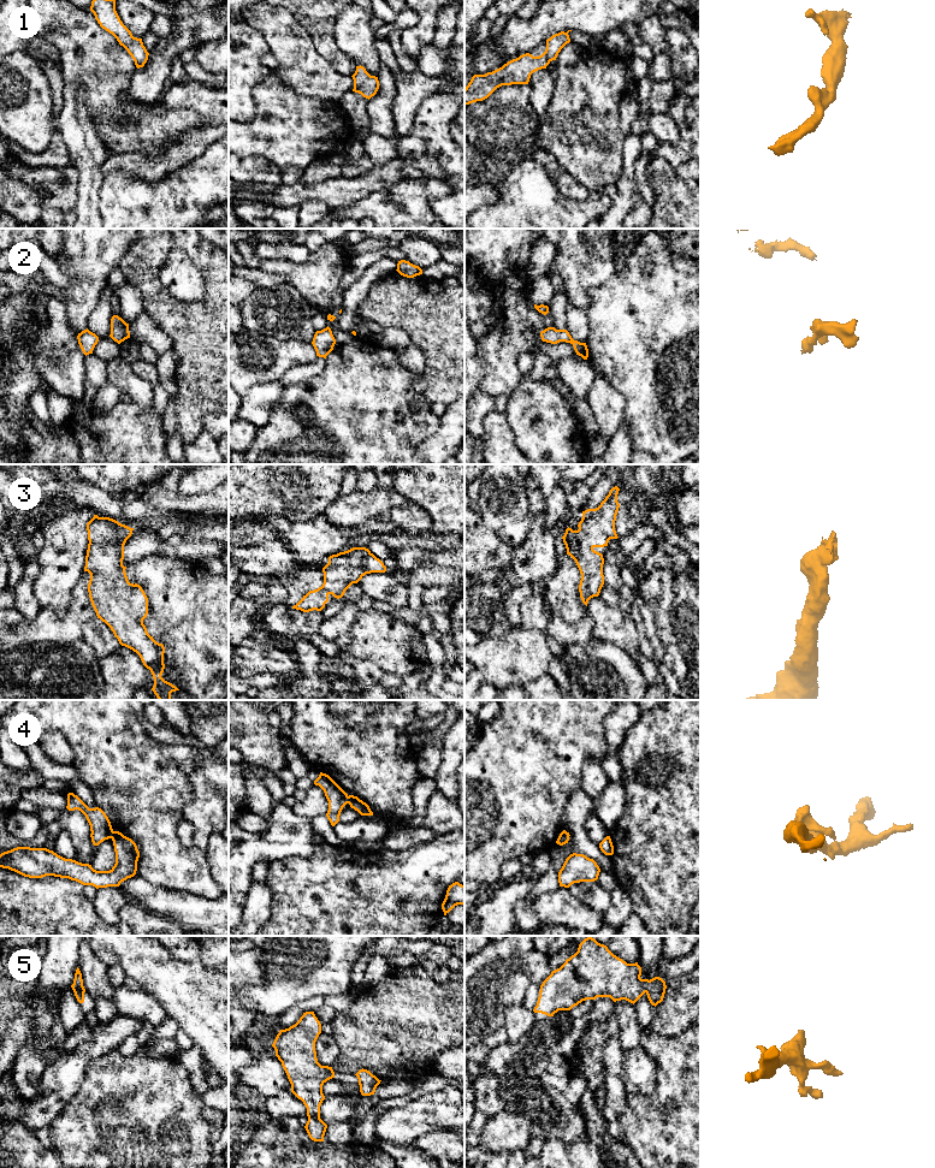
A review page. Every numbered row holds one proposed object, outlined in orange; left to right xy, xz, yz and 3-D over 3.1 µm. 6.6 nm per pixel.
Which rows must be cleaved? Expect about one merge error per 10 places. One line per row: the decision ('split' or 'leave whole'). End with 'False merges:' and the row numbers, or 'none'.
1: leave whole
2: leave whole
3: leave whole
4: split
5: leave whole
False merges: 4

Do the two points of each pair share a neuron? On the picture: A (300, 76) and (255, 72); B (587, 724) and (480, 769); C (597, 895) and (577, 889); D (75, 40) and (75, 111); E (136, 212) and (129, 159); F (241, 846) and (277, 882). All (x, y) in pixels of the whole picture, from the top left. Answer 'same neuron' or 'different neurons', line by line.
A: different neurons
B: same neuron
C: same neuron
D: same neuron
E: different neurons
F: different neurons

